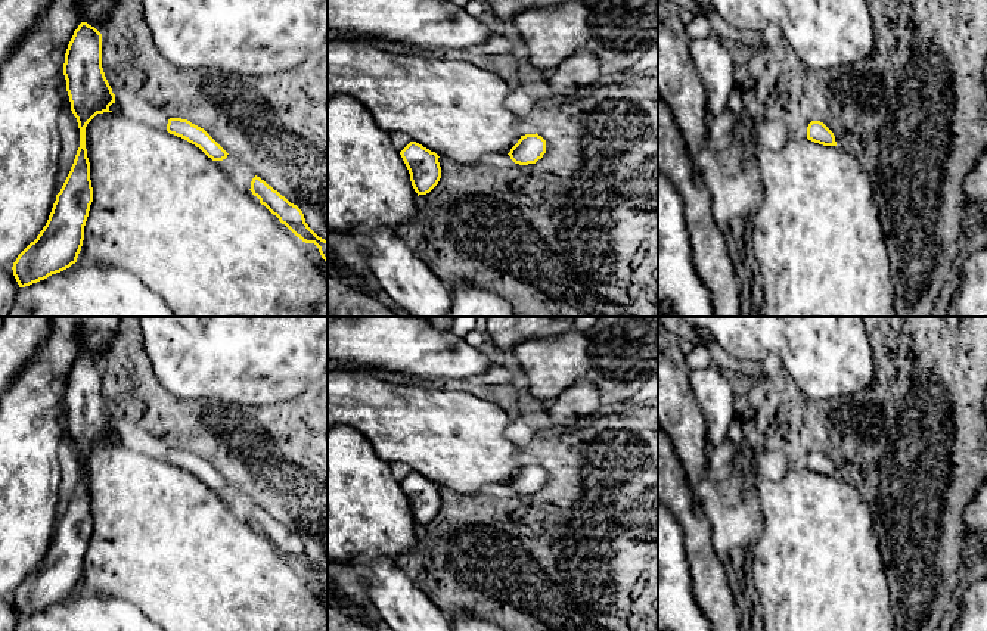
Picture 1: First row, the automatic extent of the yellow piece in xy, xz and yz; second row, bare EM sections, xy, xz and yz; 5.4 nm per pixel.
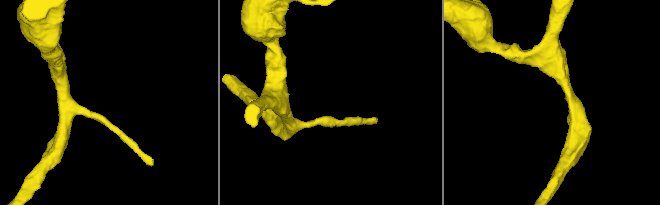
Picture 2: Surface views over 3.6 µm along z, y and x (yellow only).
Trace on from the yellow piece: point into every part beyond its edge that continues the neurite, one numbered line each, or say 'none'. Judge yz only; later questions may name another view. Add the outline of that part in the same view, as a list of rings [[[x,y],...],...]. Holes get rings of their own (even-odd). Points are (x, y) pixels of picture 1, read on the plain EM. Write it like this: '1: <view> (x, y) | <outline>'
none

